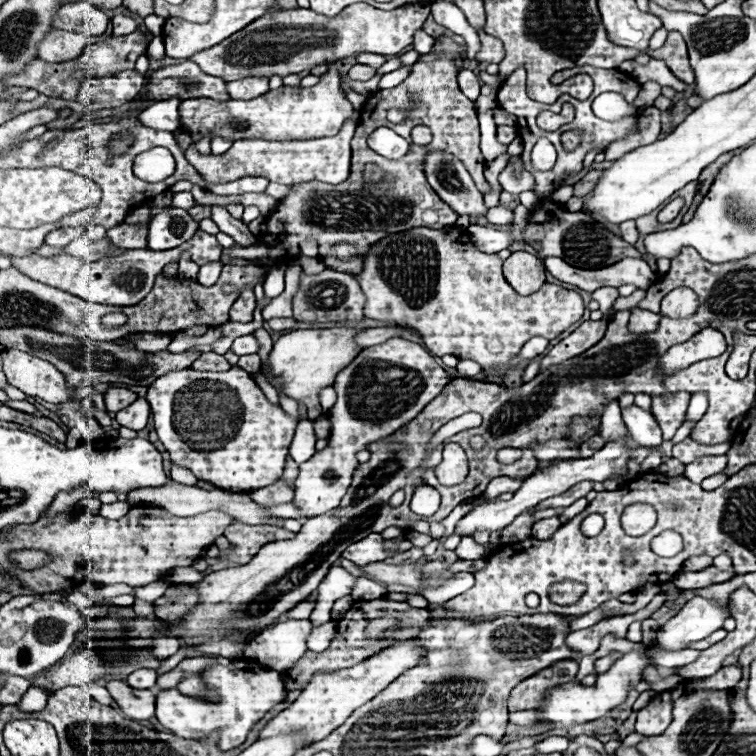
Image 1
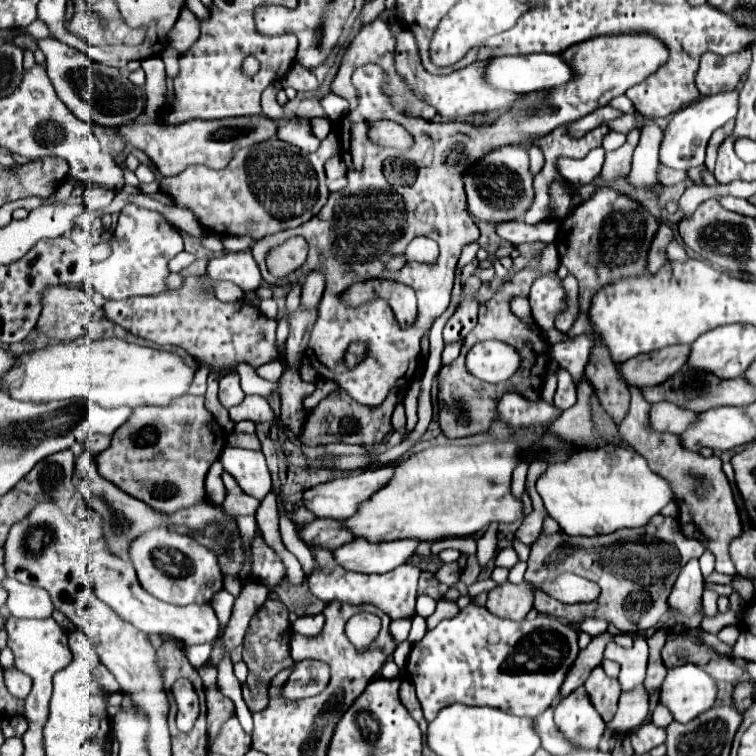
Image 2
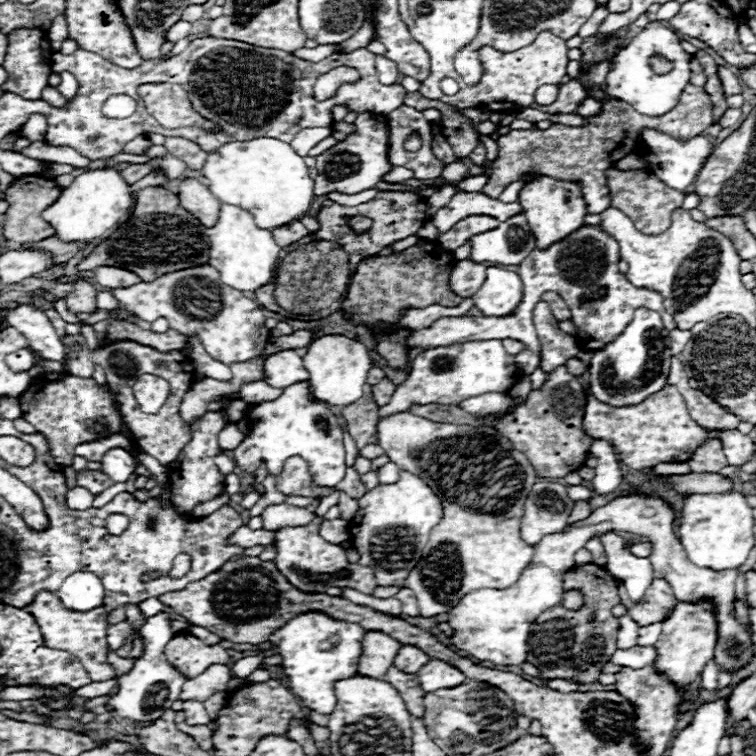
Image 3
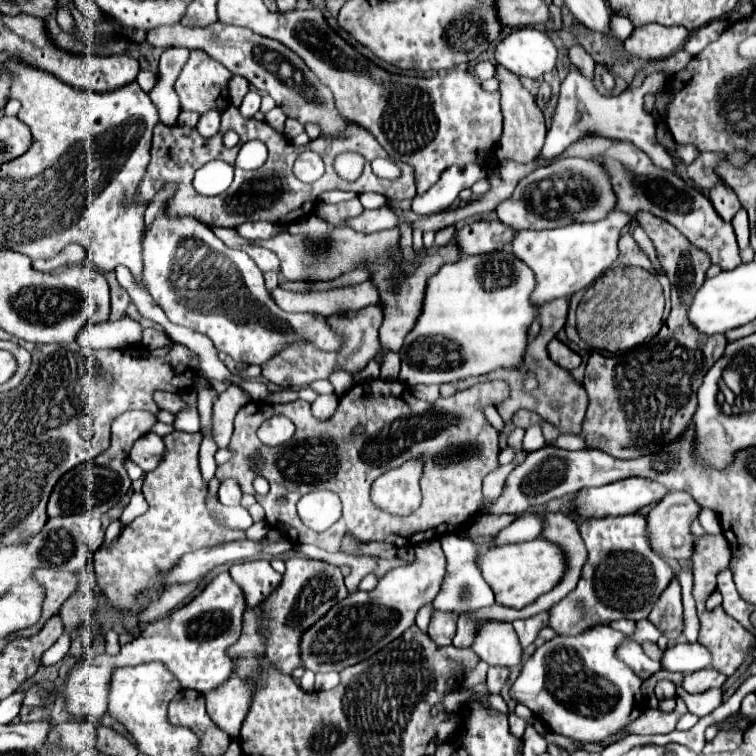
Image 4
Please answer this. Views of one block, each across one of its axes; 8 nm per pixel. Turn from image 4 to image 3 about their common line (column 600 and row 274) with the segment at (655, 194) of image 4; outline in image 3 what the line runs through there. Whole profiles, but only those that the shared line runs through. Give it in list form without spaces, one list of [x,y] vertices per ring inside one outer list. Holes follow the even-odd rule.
[[[144,188],[136,194],[136,208],[128,222],[100,242],[78,270],[94,270],[98,266],[118,266],[138,274],[144,282],[152,282],[162,274],[208,264],[208,238],[202,236],[202,224],[190,212],[178,206],[178,196],[164,188]]]

